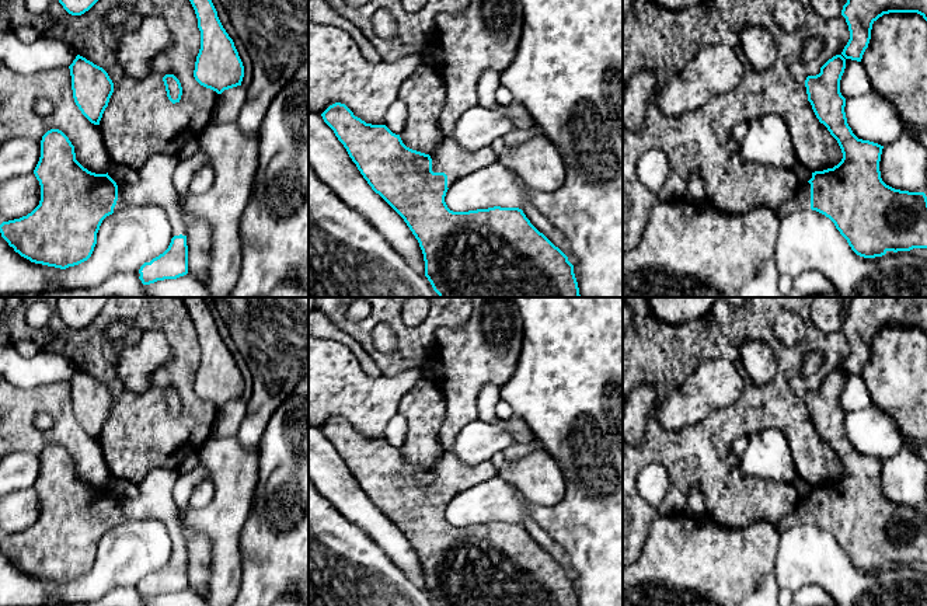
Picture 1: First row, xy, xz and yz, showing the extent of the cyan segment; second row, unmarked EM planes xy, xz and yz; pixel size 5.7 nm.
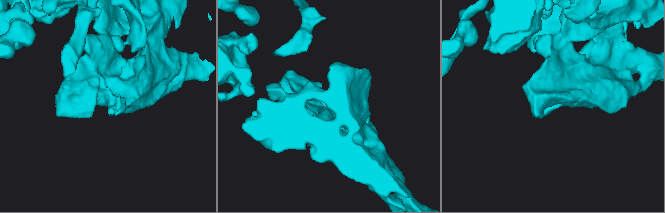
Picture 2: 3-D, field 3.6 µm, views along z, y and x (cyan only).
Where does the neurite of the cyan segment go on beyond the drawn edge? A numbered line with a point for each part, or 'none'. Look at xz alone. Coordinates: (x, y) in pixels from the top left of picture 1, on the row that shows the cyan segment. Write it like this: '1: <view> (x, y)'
1: xz (449, 157)

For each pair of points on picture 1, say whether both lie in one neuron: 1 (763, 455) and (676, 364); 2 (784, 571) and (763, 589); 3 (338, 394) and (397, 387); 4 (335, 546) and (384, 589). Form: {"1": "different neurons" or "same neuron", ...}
{"1": "different neurons", "2": "different neurons", "3": "same neuron", "4": "same neuron"}

